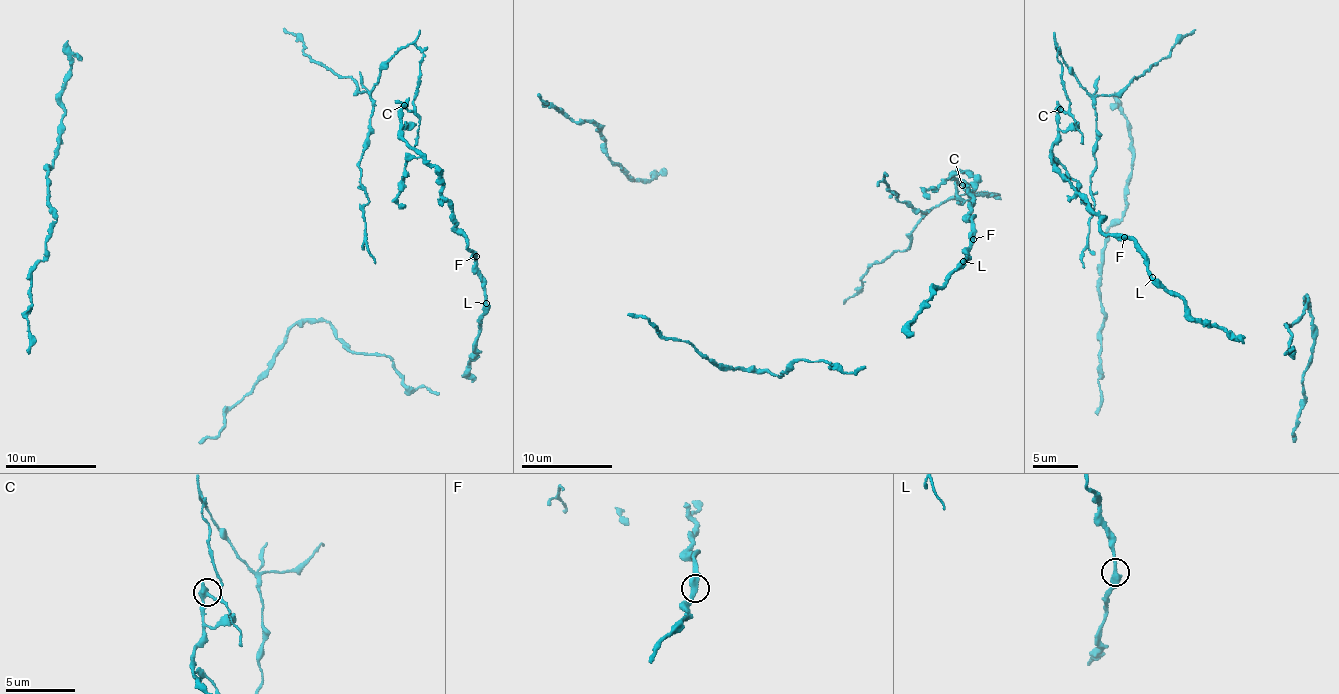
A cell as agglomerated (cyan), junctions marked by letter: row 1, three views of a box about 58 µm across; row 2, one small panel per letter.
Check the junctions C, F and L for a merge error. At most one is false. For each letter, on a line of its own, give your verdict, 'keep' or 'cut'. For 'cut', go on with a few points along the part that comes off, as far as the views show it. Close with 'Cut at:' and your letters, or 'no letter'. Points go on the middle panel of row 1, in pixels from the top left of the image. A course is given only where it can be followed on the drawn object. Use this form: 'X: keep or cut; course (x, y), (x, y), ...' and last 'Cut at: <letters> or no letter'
C: cut; course (962, 184), (968, 195), (995, 193), (956, 195), (927, 211), (896, 197), (886, 176)
F: keep
L: keep
Cut at: C

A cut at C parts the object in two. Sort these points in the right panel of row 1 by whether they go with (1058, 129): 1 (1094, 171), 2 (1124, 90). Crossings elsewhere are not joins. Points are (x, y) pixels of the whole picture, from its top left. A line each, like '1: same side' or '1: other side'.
1: other side
2: other side

